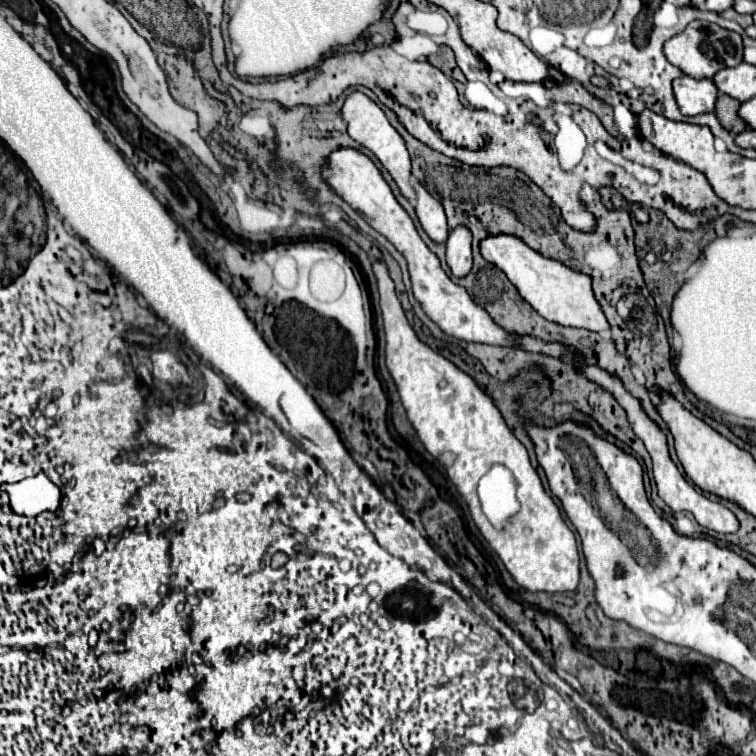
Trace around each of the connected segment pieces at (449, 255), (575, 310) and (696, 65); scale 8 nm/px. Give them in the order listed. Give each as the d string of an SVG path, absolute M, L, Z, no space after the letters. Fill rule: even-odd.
M458 225L446 241L446 263L456 277L466 277L472 269L472 233Z
M512 235L488 237L488 239L480 241L480 251L486 261L494 263L498 269L502 269L506 273L506 277L514 283L514 287L520 291L520 295L544 319L554 321L558 325L588 329L594 333L610 329L600 303L594 299L588 275L578 273L560 261L542 257L540 253L532 251L528 245L524 245L518 237L512 237Z
M692 21L680 35L672 37L664 45L664 53L672 65L676 65L684 75L694 79L712 79L720 69L736 67L742 63L742 37L728 29L718 27L716 23L708 25L702 21ZM726 49L726 53L724 53Z

